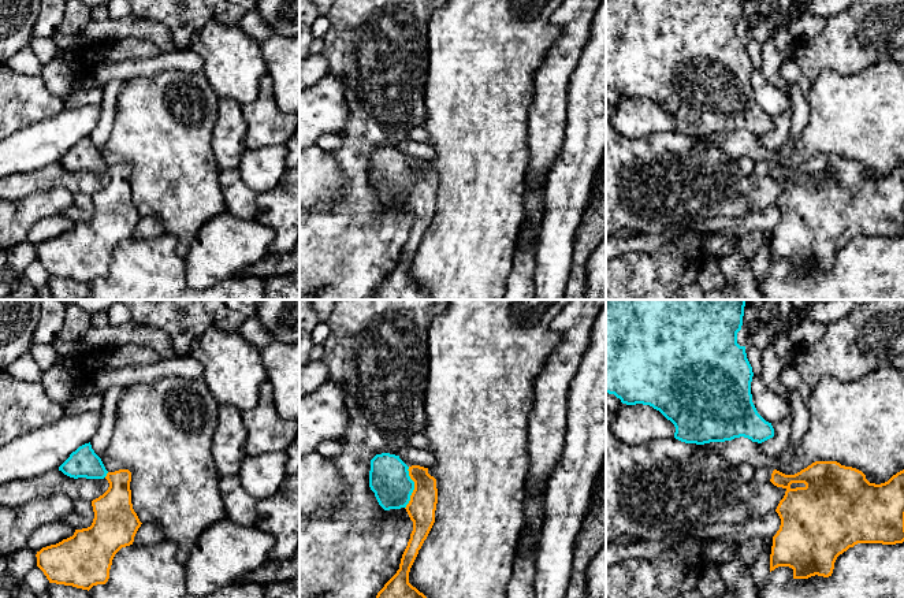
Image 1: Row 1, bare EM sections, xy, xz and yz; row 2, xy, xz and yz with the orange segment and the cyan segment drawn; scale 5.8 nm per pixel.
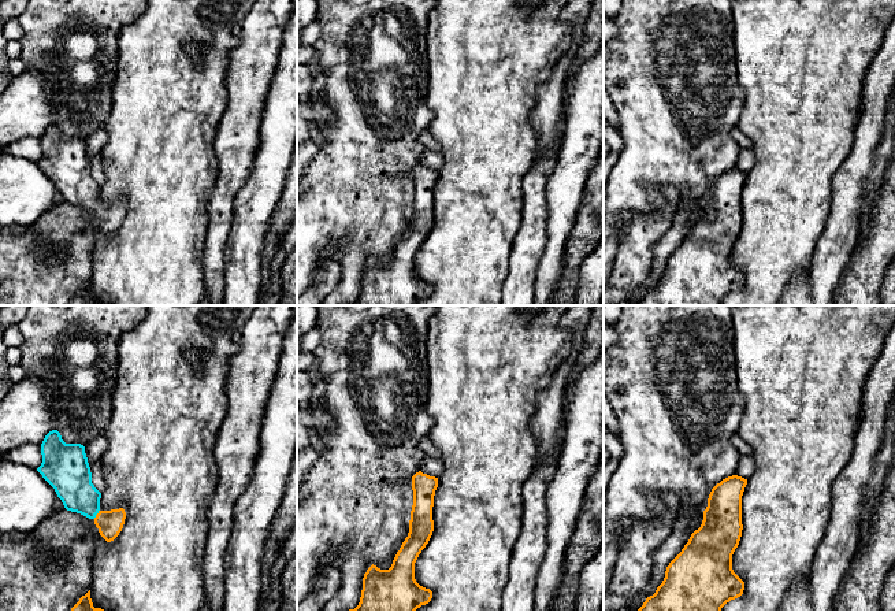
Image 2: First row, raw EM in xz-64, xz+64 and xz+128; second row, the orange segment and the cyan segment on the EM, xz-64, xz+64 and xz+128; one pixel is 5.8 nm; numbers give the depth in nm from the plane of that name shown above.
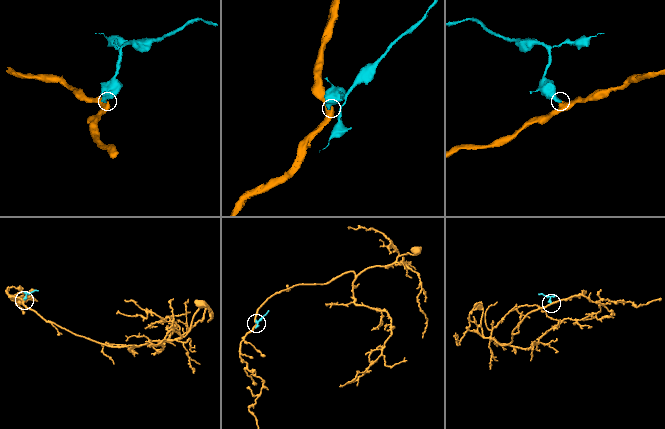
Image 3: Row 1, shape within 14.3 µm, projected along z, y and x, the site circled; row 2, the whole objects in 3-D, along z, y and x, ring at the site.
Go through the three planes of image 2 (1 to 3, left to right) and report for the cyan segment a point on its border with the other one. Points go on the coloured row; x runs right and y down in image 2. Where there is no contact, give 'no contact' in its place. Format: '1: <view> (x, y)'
1: xz-64 (97, 514)
2: no contact
3: no contact

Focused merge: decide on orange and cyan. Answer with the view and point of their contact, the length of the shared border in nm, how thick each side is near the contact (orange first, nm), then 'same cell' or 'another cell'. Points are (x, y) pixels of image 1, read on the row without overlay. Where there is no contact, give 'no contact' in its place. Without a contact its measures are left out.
xz (415, 181) | 240 nm | 160/240 nm | same cell

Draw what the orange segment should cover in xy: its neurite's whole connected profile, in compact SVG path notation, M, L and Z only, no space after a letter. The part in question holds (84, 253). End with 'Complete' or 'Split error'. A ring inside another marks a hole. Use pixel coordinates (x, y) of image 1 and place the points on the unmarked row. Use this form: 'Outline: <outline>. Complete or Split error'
Outline: M90 135L79 140L59 160L64 168L78 172L107 172L108 183L92 194L94 212L90 220L37 245L37 260L49 276L90 283L105 278L115 248L133 238L141 215L131 197L131 166L108 166Z. Split error

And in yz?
Outline: M815 155L795 168L774 163L770 175L786 183L775 203L781 219L773 230L770 265L789 260L793 272L829 271L837 250L858 237L904 235L904 163L875 178L856 161L837 155Z. Complete

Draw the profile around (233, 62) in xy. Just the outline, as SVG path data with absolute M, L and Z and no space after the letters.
M208 22L193 34L190 49L202 57L202 73L219 99L232 99L243 105L258 96L260 79L267 74L267 64L260 42L238 25Z

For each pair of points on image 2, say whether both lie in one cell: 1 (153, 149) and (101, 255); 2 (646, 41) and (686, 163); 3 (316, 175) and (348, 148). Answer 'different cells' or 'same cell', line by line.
1: same cell
2: same cell
3: same cell

